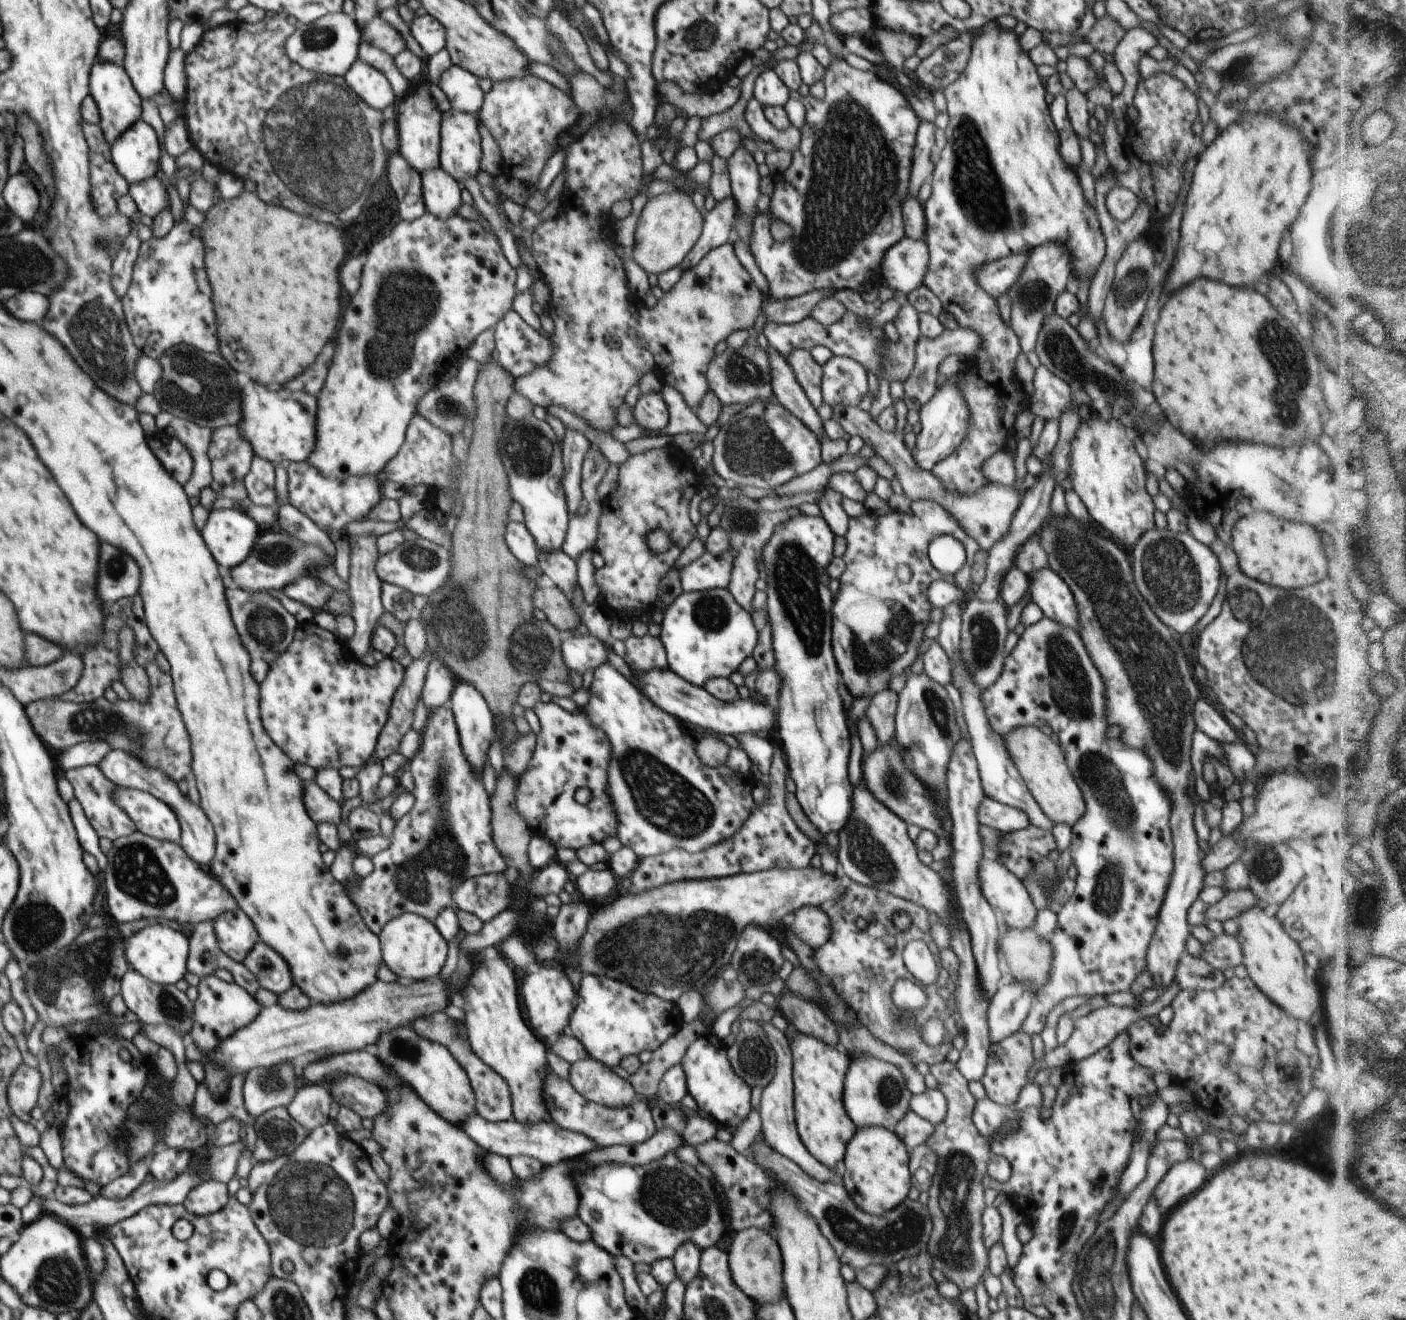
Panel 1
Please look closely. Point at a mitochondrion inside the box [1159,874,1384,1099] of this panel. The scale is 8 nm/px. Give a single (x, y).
(1373, 905)

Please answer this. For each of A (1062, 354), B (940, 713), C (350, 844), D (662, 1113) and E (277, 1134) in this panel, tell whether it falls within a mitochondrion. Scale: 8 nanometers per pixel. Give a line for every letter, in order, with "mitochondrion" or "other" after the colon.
A: mitochondrion
B: mitochondrion
C: other
D: other
E: mitochondrion

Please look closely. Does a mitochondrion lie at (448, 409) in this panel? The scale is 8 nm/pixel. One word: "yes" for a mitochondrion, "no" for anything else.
yes

